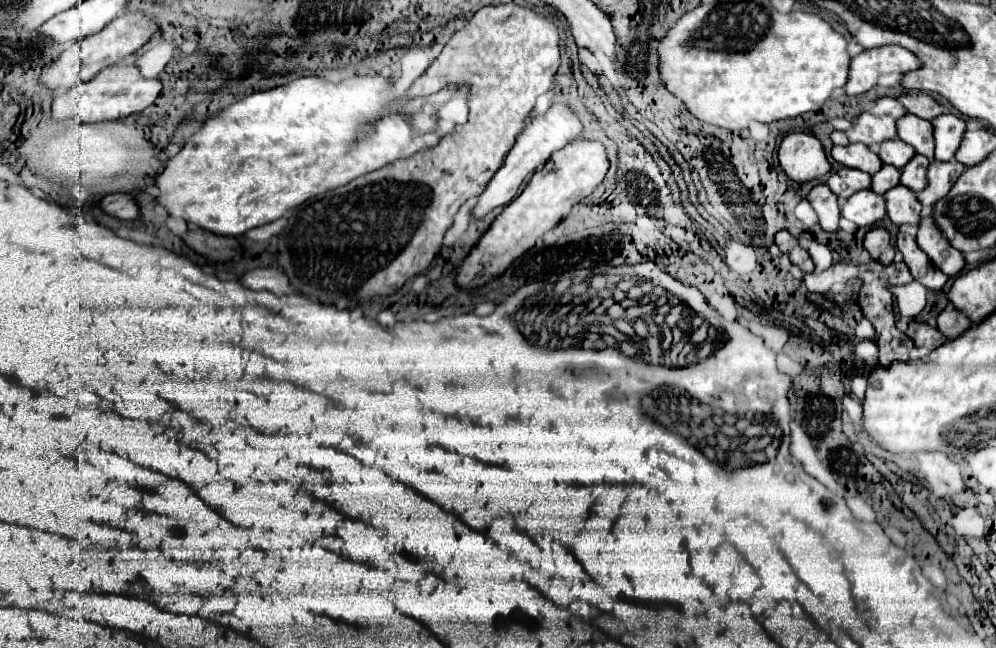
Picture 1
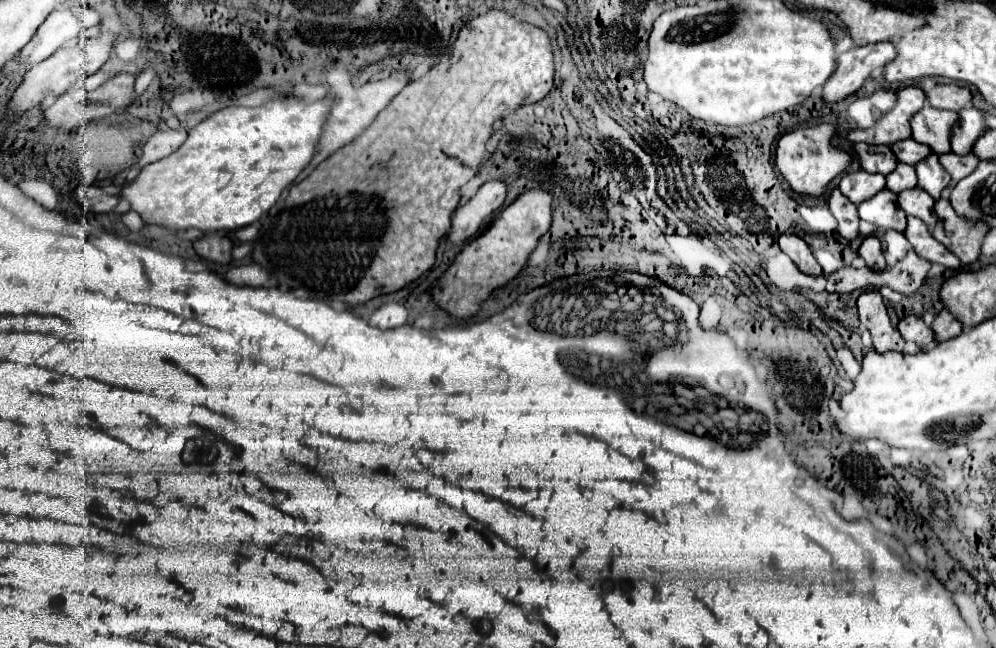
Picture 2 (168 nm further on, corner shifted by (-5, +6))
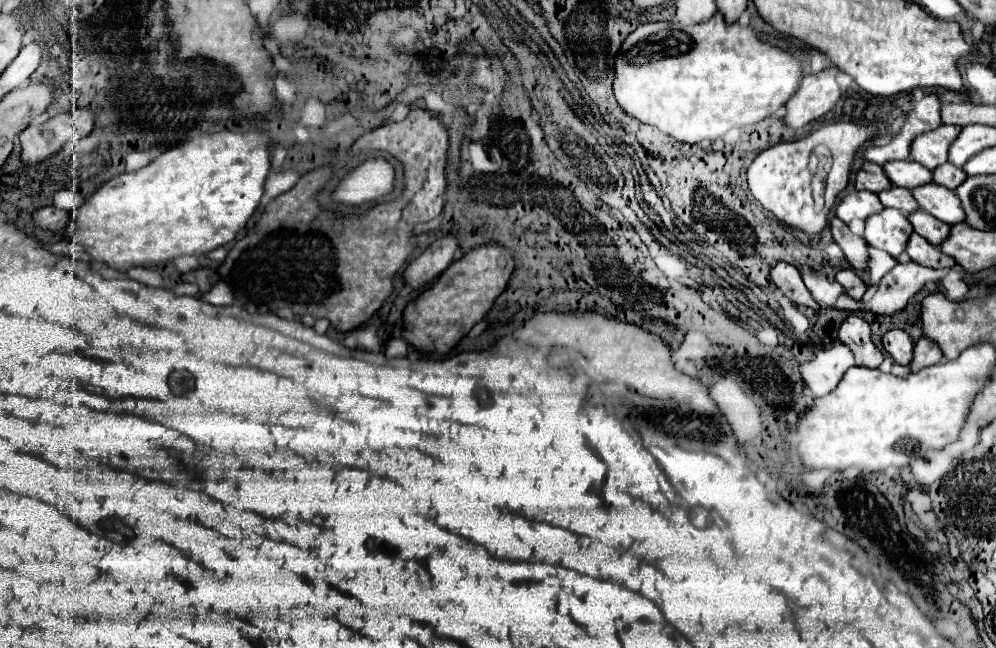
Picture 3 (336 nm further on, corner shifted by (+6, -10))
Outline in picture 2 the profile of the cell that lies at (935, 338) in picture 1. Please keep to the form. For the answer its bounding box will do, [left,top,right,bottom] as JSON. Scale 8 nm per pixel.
[897,316,935,346]

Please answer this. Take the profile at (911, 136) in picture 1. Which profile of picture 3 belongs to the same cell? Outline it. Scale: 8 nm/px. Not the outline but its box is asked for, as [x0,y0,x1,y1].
[912,126,962,170]

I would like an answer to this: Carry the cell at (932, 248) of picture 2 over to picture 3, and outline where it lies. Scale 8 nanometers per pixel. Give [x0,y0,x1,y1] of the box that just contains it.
[906,234,954,268]

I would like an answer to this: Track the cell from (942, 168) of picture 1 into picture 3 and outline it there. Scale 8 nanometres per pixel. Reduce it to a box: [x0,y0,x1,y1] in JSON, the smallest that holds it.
[934,162,966,190]

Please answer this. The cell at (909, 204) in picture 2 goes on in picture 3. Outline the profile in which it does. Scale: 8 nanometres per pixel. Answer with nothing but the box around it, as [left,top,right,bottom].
[908,210,950,246]

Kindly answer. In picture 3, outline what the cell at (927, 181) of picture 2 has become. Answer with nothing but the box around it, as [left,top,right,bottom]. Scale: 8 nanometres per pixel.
[912,182,966,224]

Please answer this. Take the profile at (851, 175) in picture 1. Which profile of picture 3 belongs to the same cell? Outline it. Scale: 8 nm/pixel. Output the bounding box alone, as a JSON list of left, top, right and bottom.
[836,192,882,222]

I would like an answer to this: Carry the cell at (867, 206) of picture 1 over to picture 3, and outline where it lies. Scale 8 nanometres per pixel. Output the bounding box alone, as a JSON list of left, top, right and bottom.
[864,208,914,258]

